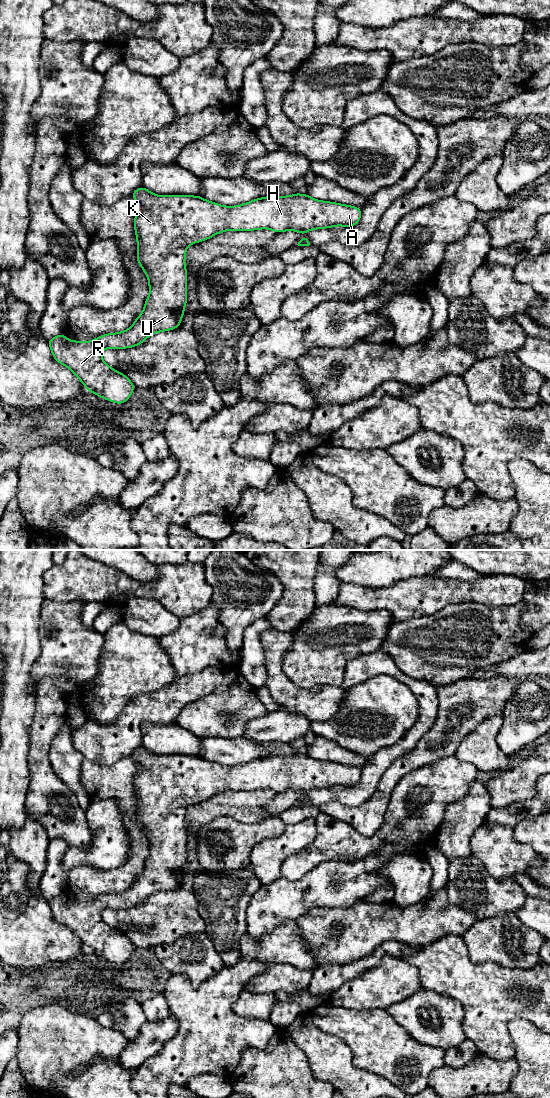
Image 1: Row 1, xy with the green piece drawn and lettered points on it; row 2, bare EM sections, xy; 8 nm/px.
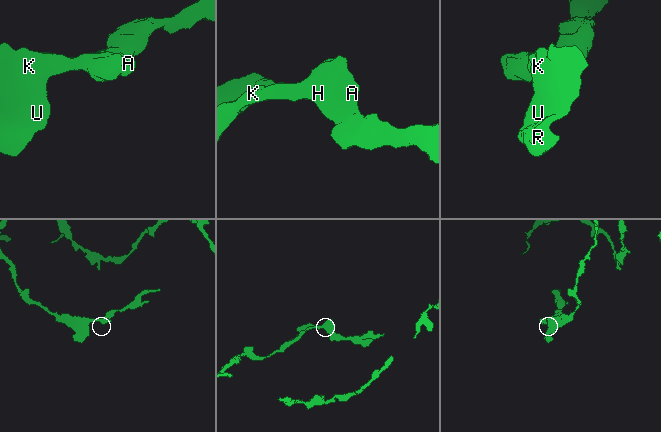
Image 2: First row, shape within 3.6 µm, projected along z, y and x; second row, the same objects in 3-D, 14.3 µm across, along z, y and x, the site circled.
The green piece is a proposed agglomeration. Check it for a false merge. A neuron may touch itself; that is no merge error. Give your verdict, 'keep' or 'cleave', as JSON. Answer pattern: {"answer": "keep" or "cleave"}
{"answer": "keep"}

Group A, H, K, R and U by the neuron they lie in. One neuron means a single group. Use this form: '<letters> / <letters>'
A H K R U

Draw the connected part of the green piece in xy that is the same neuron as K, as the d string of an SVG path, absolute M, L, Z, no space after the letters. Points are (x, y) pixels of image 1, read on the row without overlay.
M143 746L133 751L131 756L140 765L134 778L137 798L136 820L148 838L150 850L142 873L129 889L119 893L108 893L88 902L69 900L64 893L47 900L54 919L69 928L84 944L86 950L117 964L127 962L135 946L125 934L103 921L102 911L105 908L132 908L143 903L152 894L181 886L187 863L185 816L189 805L208 800L227 790L270 789L276 793L292 790L303 794L313 789L352 787L361 779L359 767L320 761L299 753L256 758L238 766L222 766L198 755L159 756Z

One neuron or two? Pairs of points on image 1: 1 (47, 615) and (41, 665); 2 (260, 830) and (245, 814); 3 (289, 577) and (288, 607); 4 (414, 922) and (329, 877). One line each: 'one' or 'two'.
1: one
2: two
3: one
4: two

